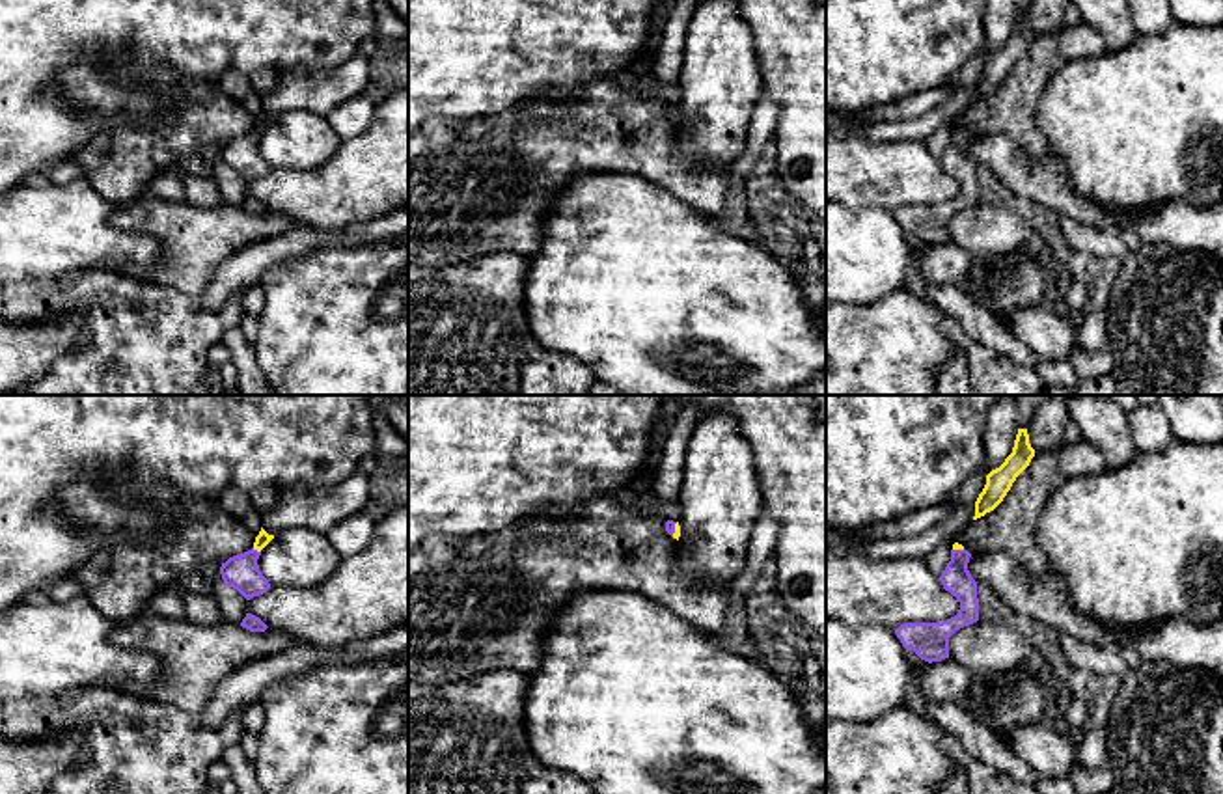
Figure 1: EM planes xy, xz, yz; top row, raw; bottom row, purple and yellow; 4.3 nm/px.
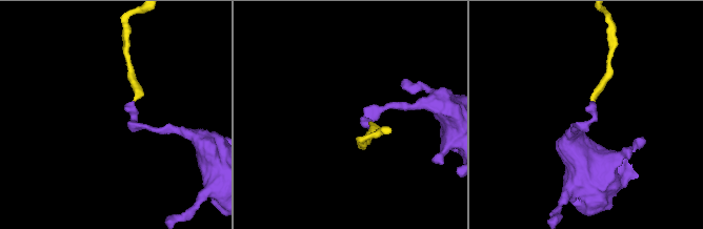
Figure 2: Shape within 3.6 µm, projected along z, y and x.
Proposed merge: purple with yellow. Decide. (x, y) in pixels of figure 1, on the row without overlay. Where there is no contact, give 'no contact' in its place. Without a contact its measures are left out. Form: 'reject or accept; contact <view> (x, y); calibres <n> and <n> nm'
accept; contact xy (256, 133); calibres 150 and 60 nm

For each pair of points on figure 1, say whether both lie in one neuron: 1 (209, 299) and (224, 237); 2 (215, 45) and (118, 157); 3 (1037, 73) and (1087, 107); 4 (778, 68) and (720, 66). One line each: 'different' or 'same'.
1: different
2: different
3: different
4: different

